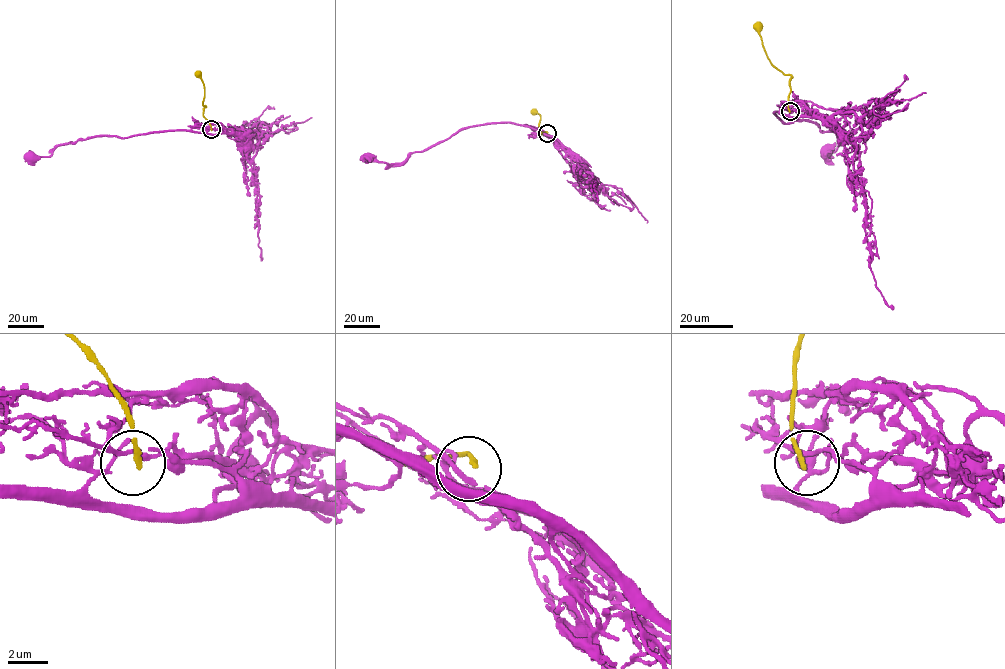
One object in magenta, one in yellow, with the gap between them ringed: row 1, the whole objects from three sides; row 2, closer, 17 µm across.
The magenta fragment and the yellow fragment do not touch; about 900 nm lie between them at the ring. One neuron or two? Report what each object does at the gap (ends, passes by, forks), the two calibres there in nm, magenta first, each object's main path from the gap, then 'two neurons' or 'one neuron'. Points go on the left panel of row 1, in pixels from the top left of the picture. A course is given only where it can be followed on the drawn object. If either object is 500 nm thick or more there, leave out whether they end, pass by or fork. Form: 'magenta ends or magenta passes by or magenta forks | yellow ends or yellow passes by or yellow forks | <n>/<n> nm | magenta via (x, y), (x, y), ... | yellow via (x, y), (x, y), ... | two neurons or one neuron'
magenta forks | yellow ends | 180/240 nm | magenta via (210, 129), (206, 132), (150, 132), (124, 138), (94, 136), (74, 144), (59, 144), (48, 156), (28, 155) | yellow via (211, 130), (203, 115), (204, 88), (197, 71) | two neurons

